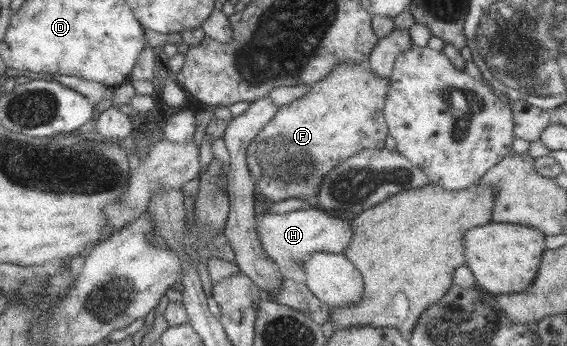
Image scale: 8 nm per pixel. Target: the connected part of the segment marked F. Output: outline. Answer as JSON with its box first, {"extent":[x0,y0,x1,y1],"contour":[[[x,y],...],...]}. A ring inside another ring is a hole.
{"extent":[246,62,389,203],"contour":[[[365,62],[337,63],[323,79],[309,86],[309,91],[299,99],[279,106],[277,113],[262,126],[246,148],[246,167],[253,177],[257,193],[261,193],[268,202],[297,197],[312,203],[319,190],[318,185],[333,167],[363,149],[384,148],[388,129],[382,111],[389,82],[389,78],[383,79],[371,73]]]}

